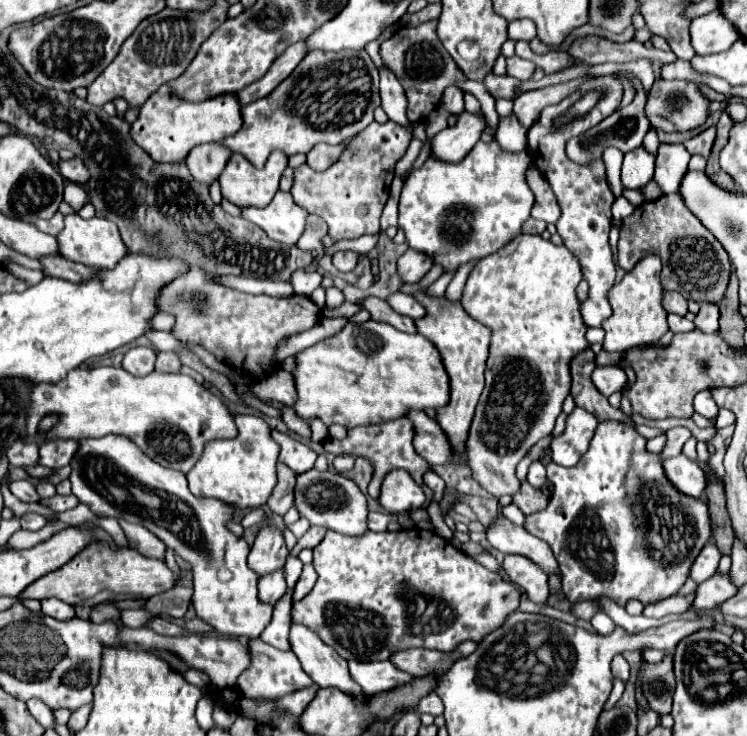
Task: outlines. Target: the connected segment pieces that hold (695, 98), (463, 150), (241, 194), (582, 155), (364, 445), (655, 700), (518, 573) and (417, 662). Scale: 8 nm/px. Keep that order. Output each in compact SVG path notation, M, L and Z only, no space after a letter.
M656 80L652 90L648 92L648 98L652 100L652 108L648 106L648 120L650 120L650 130L664 130L664 132L676 132L676 130L694 130L702 126L710 114L708 106L710 100L700 92L700 88L692 82L686 80Z
M462 112L454 126L448 126L430 140L432 156L448 162L462 160L468 154L468 150L472 150L474 144L480 140L484 128L486 128L486 118L482 112L478 114Z
M276 150L270 154L264 168L256 168L240 154L232 154L220 174L222 196L236 206L266 206L278 192L282 172L288 166L288 156Z
M620 70L620 72L616 72L616 76L626 78L626 80L632 84L632 88L636 90L636 96L634 96L634 100L632 100L630 106L622 108L620 112L614 112L612 116L608 116L606 120L602 120L598 126L594 126L592 130L588 130L586 134L582 134L582 136L578 136L578 138L570 138L570 140L566 142L566 152L568 152L568 156L570 156L574 162L578 162L578 164L588 164L588 162L600 158L606 146L616 146L616 148L622 150L624 154L626 154L626 152L632 152L632 150L636 150L636 148L642 144L644 134L648 132L648 120L646 120L646 116L644 116L646 92L644 92L642 82L640 82L632 72L622 72L622 70Z
M400 418L400 420L392 420L388 424L376 424L376 426L360 426L360 428L352 428L348 430L348 436L344 440L332 440L328 438L324 442L324 450L332 452L332 454L352 454L336 456L333 460L333 466L337 472L343 473L353 468L355 458L353 456L364 456L374 464L374 476L368 484L368 494L372 498L378 498L380 494L380 484L382 478L394 470L394 468L404 468L406 472L412 474L414 480L422 480L422 474L428 470L428 462L422 460L414 446L412 446L412 438L414 438L414 428L412 422L408 418Z
M668 654L660 664L644 664L640 668L638 678L644 682L644 696L654 712L670 714L672 692L674 692L674 672L672 672L672 656Z
M506 556L504 558L504 572L508 574L510 582L524 588L528 598L538 604L546 604L548 598L548 576L524 556Z
M408 648L408 650L394 652L390 656L390 660L402 672L410 672L412 676L426 676L426 674L434 674L434 672L438 672L438 674L446 672L458 656L460 656L460 648L456 652Z

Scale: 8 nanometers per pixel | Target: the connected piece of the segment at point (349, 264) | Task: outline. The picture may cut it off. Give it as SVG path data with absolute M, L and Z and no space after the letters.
M350 250L348 252L336 252L332 256L332 262L340 272L350 272L350 270L354 270L354 266L358 262L358 254L350 252Z

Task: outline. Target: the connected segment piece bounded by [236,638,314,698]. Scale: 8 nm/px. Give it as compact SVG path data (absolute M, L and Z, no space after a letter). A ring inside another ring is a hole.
M260 638L252 640L252 644L250 644L252 664L244 672L244 676L240 676L238 682L236 682L236 688L244 696L254 696L254 698L258 698L258 696L264 696L264 698L280 698L280 696L286 696L286 694L290 694L294 690L314 686L314 680L300 668L300 662L298 662L298 658L296 658L294 652L282 652L282 650L276 650L270 644L266 644L266 646L268 648L264 650L264 642ZM264 652L268 652L268 654L264 654ZM272 654L274 654L274 666L272 666Z

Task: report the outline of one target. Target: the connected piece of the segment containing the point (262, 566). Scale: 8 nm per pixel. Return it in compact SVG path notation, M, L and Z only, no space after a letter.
M266 524L252 546L252 552L248 556L248 566L256 572L256 576L266 576L270 572L276 572L284 566L288 556L284 536L276 524Z

